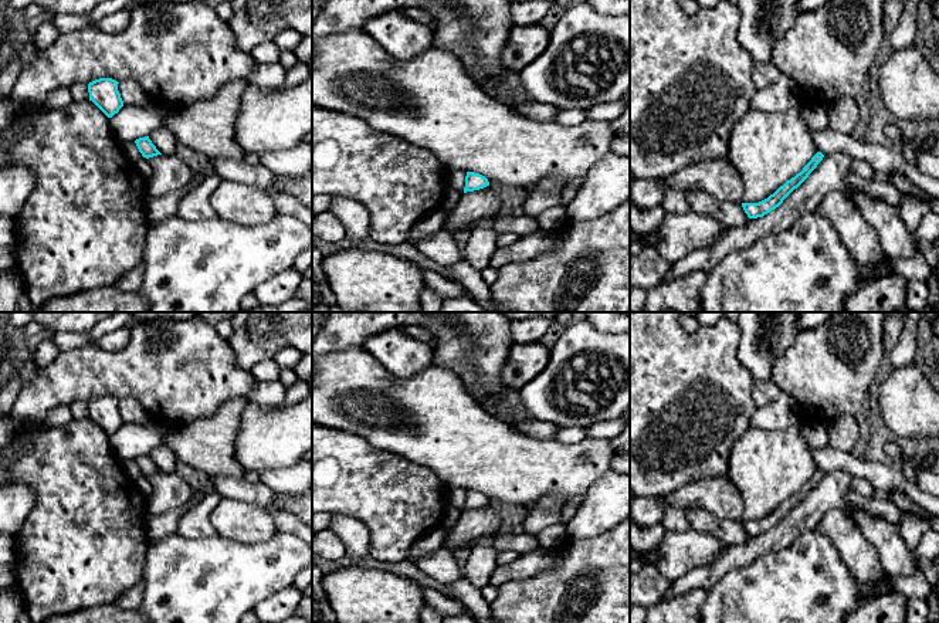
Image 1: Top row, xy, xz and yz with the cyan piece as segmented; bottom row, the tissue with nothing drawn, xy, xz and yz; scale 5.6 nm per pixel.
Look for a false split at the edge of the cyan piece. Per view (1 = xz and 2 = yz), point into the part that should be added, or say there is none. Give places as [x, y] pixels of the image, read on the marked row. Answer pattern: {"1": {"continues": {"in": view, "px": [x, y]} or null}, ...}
{"1": {"continues": null}, "2": {"continues": null}}

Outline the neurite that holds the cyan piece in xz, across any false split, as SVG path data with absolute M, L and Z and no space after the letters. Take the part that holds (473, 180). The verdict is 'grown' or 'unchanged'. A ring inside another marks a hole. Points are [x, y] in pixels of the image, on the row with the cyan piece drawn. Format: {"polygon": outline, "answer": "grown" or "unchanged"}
{"polygon": "M467 172L464 193L479 190L487 186L489 186L489 182L485 176L474 172Z", "answer": "unchanged"}

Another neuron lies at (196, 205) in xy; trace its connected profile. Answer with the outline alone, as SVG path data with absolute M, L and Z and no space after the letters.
M218 175L204 177L182 197L176 216L183 220L206 220L216 217L217 214L211 206L211 194L221 180Z

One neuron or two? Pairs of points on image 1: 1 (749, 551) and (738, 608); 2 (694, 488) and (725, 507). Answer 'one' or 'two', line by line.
1: two
2: one

